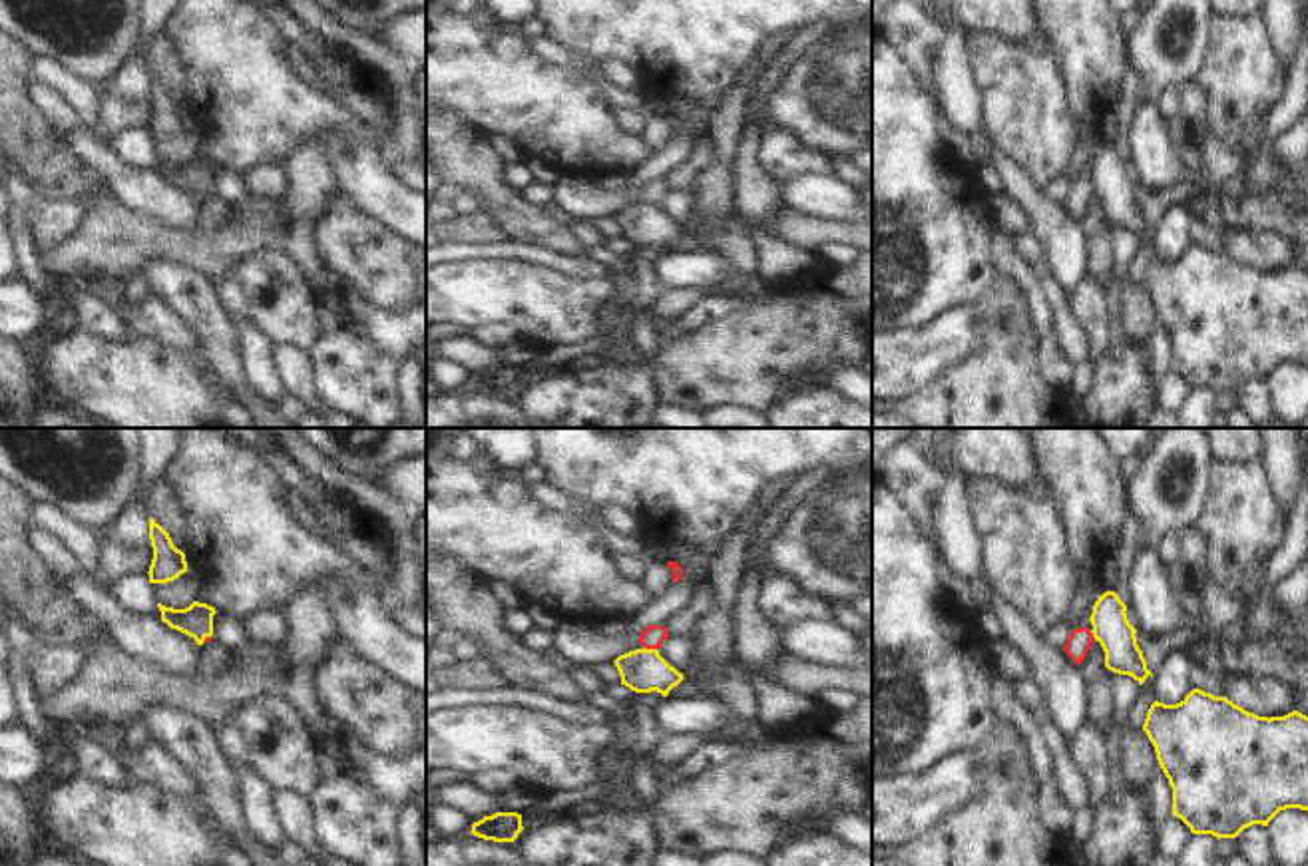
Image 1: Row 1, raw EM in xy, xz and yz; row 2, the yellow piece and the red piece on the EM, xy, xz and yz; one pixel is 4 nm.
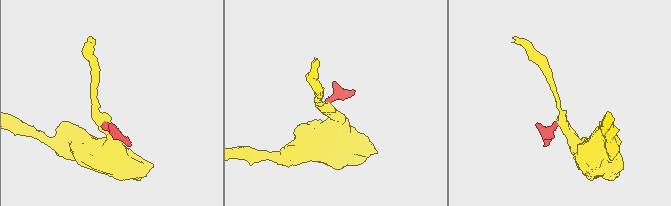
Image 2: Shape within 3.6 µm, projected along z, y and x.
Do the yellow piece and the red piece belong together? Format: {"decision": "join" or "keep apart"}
{"decision": "keep apart"}

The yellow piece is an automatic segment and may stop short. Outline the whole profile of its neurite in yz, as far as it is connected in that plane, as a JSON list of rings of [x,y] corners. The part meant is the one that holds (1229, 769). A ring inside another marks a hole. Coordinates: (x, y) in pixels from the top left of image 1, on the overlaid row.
[[[1193,689],[1181,703],[1155,701],[1143,731],[1173,788],[1173,816],[1193,834],[1236,838],[1252,824],[1268,822],[1286,808],[1308,810],[1308,717],[1258,717],[1226,697]]]

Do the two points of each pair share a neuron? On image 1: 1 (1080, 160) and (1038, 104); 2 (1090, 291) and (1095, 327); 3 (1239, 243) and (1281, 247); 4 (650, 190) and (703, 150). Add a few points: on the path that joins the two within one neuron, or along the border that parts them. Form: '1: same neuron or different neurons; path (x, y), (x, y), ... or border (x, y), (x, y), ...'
1: different neurons; border (1070, 106), (1078, 134), (1070, 166), (1064, 172)
2: same neuron; path (1090, 299), (1093, 319)
3: same neuron; path (1249, 247), (1271, 247)
4: different neurons; border (661, 180), (669, 190)

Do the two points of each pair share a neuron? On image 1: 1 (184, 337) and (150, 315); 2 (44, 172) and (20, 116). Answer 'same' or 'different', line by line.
1: same
2: same

